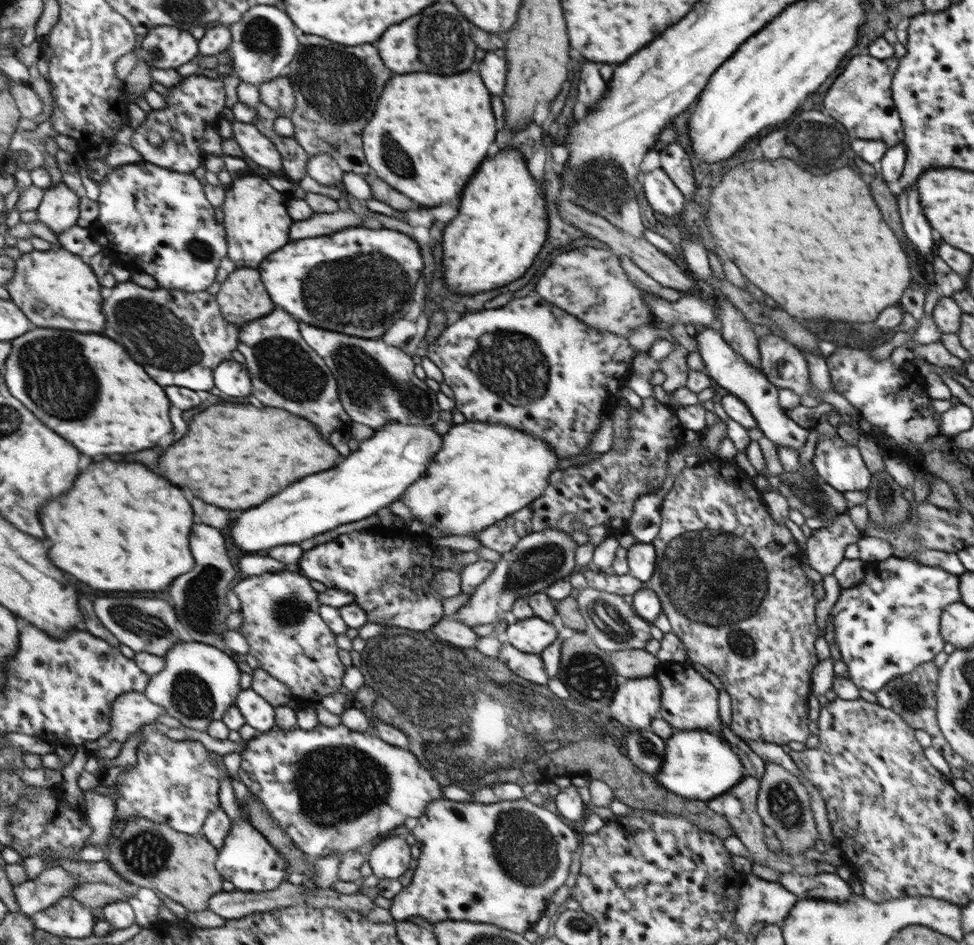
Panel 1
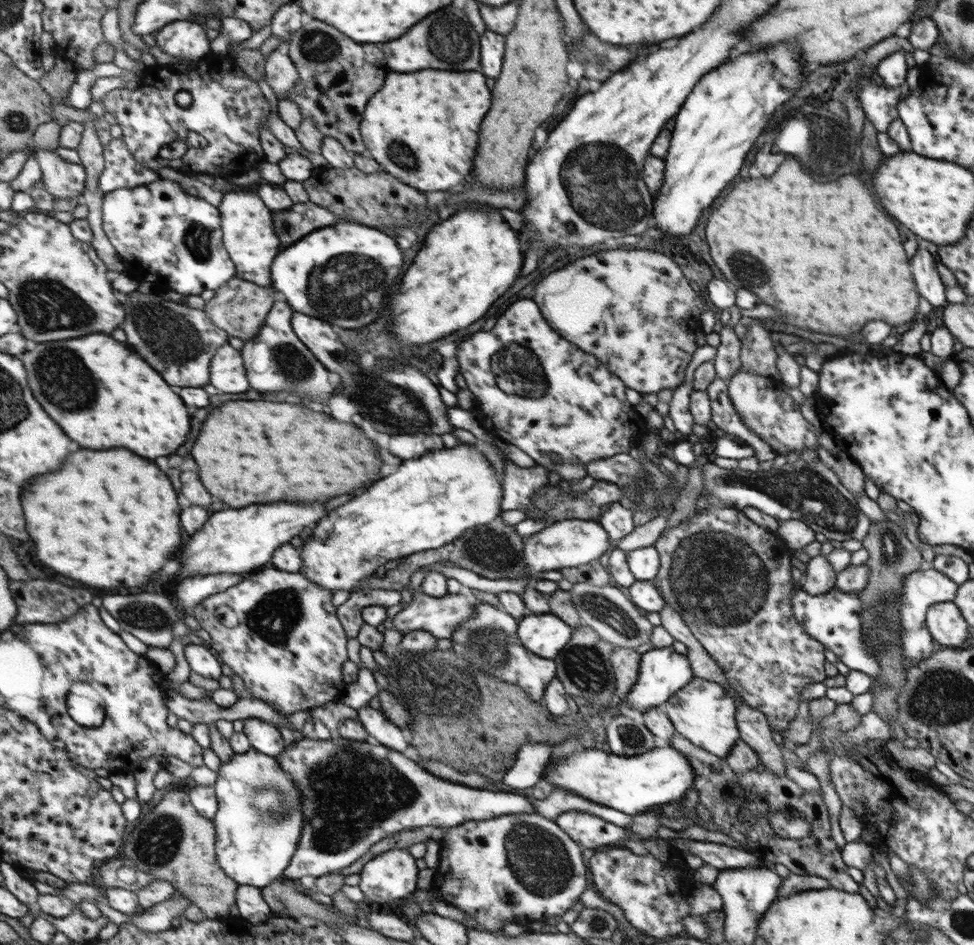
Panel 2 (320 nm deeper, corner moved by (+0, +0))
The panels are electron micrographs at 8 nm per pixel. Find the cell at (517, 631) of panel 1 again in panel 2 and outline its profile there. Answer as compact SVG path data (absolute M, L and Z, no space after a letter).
M551 613L525 614L518 621L517 635L522 646L539 658L553 659L570 641L571 628Z

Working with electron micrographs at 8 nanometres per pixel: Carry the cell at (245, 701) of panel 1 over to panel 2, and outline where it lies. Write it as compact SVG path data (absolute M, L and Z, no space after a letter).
M249 718L243 722L243 731L250 738L253 749L272 757L286 750L285 740L276 725L259 718Z

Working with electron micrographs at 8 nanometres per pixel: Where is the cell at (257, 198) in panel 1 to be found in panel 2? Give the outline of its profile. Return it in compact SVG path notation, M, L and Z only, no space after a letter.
M231 192L224 194L219 210L222 210L224 242L237 266L237 276L259 286L273 287L271 266L281 252L281 240L275 231L275 218L270 207L261 200L258 192Z

